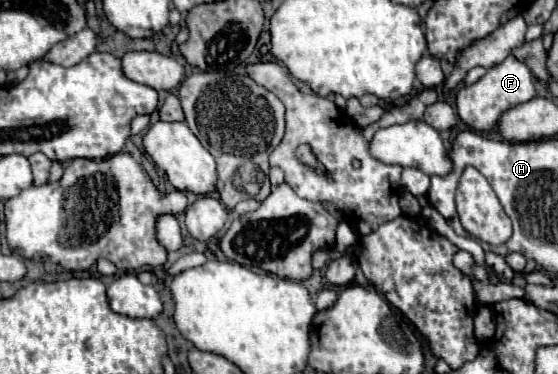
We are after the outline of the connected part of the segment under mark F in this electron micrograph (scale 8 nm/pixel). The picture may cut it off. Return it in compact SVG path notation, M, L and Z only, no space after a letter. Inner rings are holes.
M508 56L504 62L488 68L488 72L474 84L470 86L462 86L456 94L456 112L460 116L460 120L464 124L468 124L474 130L480 132L490 132L498 128L498 120L500 114L516 104L528 102L536 96L534 90L534 76L532 72L526 68L526 64L522 64L520 60L516 60L514 56Z

